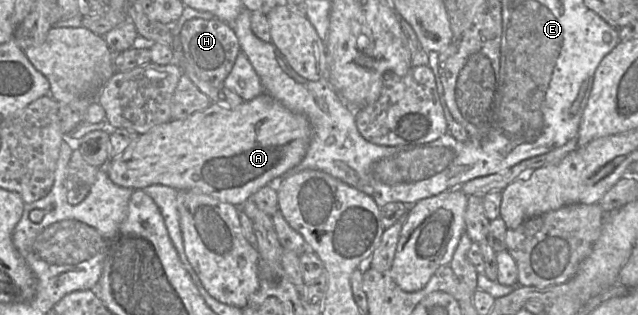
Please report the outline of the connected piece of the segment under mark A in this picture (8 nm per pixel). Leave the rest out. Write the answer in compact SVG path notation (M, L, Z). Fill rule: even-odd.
M263 92L254 99L243 101L242 104L233 108L224 108L212 103L206 109L195 112L185 119L171 120L167 123L155 126L147 133L140 134L139 137L131 143L121 155L112 157L108 164L104 167L104 170L114 184L120 187L132 189L133 191L143 190L151 185L164 185L174 188L177 191L198 191L221 202L241 207L245 202L251 199L258 190L269 186L270 184L275 184L276 186L279 180L293 170L304 158L311 137L312 127L307 117L290 111L283 104L274 99L274 97L270 94Z

